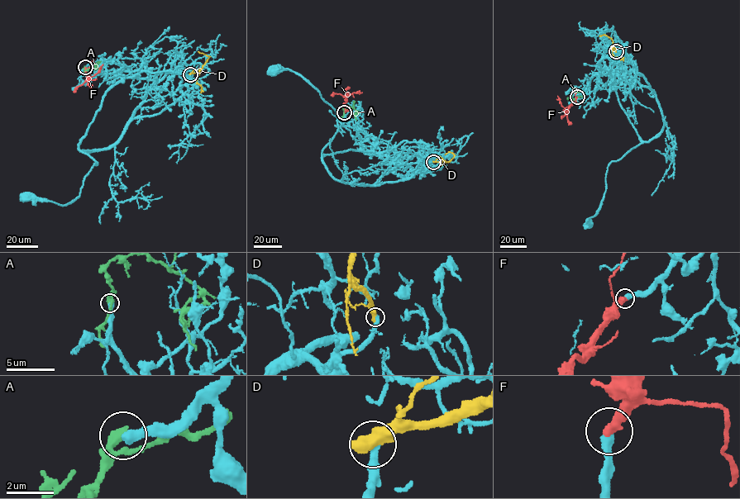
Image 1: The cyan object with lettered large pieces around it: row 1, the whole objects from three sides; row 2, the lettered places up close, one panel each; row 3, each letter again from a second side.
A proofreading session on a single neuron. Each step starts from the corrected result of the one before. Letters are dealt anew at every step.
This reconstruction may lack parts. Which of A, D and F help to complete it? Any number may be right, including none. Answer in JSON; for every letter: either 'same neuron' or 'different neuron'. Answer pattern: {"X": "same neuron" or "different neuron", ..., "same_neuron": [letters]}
{"A": "different neuron", "D": "different neuron", "F": "same neuron", "same_neuron": ["F"]}

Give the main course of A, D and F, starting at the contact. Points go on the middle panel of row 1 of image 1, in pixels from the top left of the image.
A: (344, 113), (344, 106), (355, 109), (356, 120)
D: (433, 162), (446, 162), (454, 156), (449, 151), (445, 154)
F: (344, 112), (346, 97), (362, 92)

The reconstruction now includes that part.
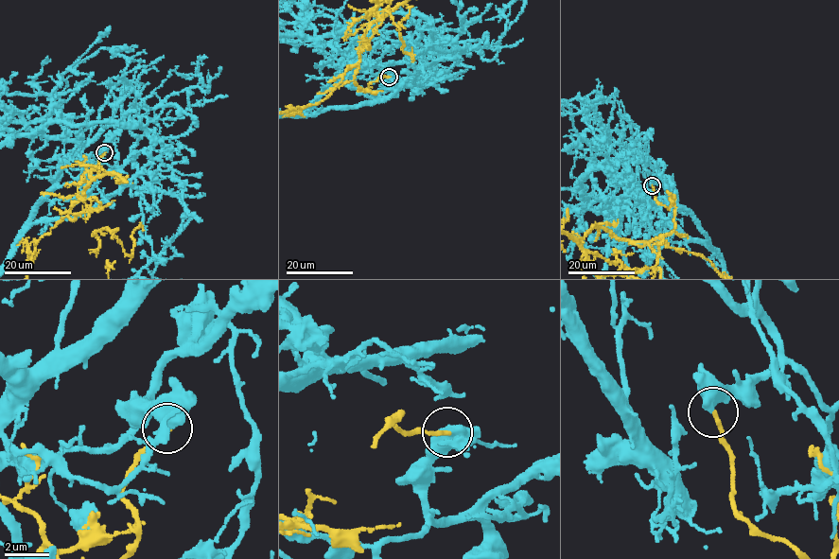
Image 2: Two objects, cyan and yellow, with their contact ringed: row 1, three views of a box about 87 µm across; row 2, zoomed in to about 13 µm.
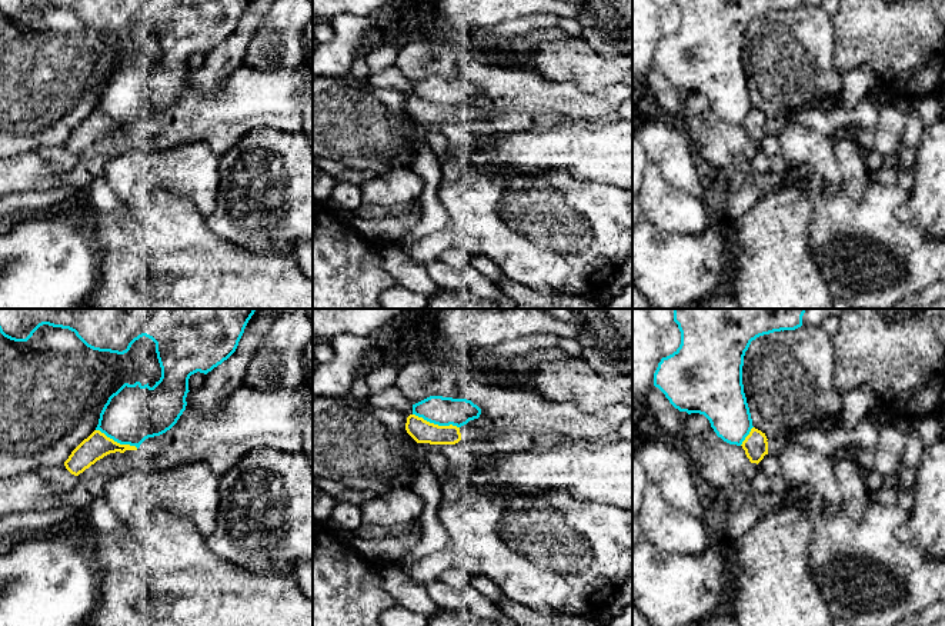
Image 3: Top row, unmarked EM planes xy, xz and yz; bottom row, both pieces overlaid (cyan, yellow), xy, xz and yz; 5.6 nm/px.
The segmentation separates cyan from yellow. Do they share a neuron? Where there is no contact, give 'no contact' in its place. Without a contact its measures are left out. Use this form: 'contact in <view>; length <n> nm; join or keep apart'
contact in xz; length 280 nm; keep apart

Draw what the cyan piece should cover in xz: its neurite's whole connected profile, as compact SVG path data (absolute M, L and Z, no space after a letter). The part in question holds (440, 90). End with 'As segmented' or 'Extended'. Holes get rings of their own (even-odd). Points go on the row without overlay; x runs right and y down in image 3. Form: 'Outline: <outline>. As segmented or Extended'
Outline: M430 76L413 84L413 94L438 106L461 107L478 99L481 89L467 79Z. As segmented

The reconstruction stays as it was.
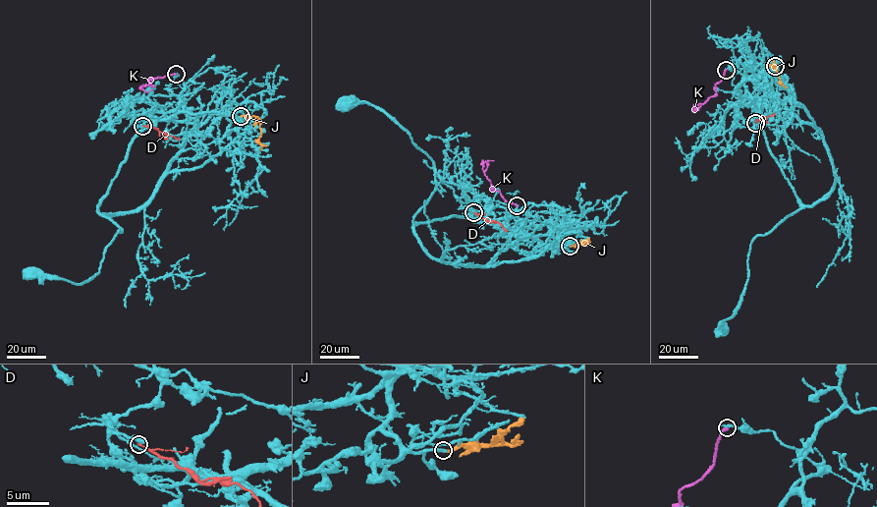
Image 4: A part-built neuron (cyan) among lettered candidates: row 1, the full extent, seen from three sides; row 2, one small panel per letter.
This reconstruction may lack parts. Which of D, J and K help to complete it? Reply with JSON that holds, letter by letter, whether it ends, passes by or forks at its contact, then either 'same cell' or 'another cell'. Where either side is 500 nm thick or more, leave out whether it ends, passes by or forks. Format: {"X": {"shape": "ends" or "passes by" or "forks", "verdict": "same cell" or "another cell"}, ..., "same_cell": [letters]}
{"D": {"verdict": "another cell"}, "J": {"shape": "ends", "verdict": "same cell"}, "K": {"shape": "ends", "verdict": "another cell"}, "same_cell": ["J"]}

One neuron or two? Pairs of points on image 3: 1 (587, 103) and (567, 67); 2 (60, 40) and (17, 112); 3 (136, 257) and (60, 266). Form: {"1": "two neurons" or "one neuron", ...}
{"1": "two neurons", "2": "one neuron", "3": "two neurons"}

